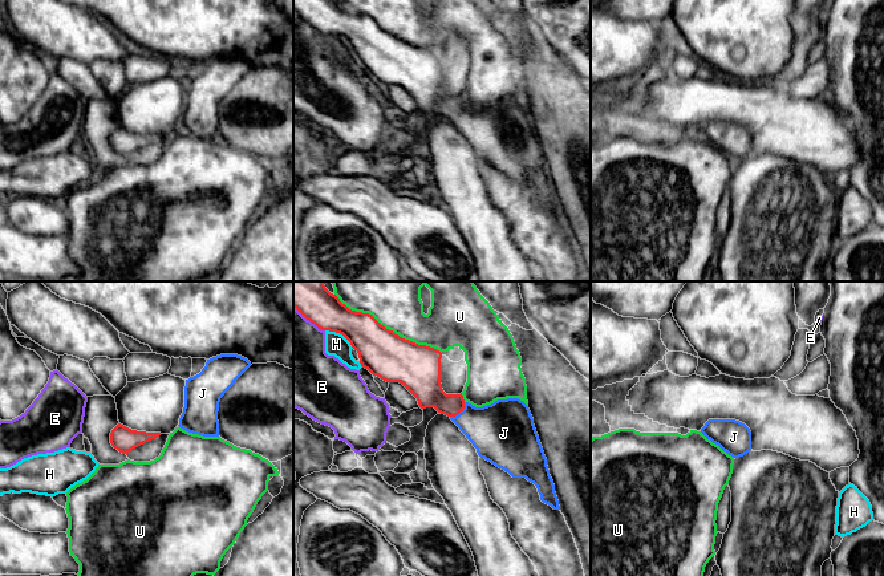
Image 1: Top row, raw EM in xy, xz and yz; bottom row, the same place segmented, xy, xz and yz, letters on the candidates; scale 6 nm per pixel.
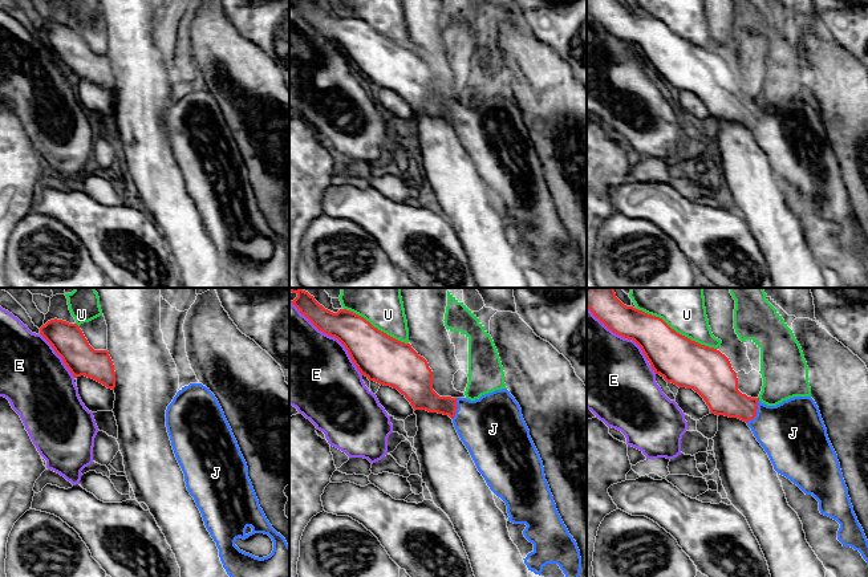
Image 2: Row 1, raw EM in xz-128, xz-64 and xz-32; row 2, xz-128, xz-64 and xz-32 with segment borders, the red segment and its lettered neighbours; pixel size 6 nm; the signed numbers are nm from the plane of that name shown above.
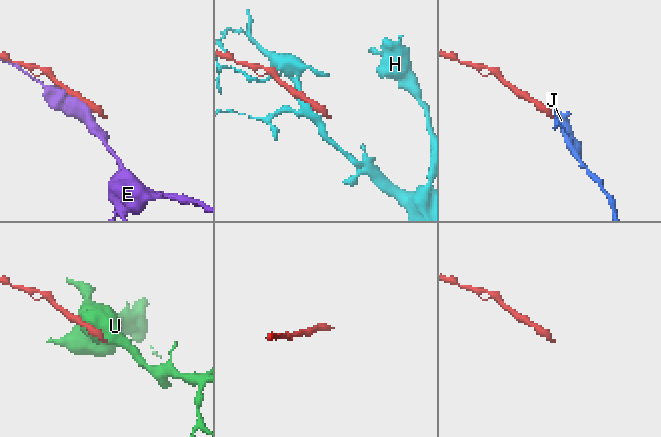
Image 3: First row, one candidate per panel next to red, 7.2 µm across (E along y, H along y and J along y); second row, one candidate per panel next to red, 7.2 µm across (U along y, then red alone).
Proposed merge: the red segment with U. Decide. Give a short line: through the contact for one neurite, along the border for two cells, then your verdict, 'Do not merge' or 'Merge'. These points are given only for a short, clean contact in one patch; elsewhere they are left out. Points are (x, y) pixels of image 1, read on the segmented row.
Do not merge

